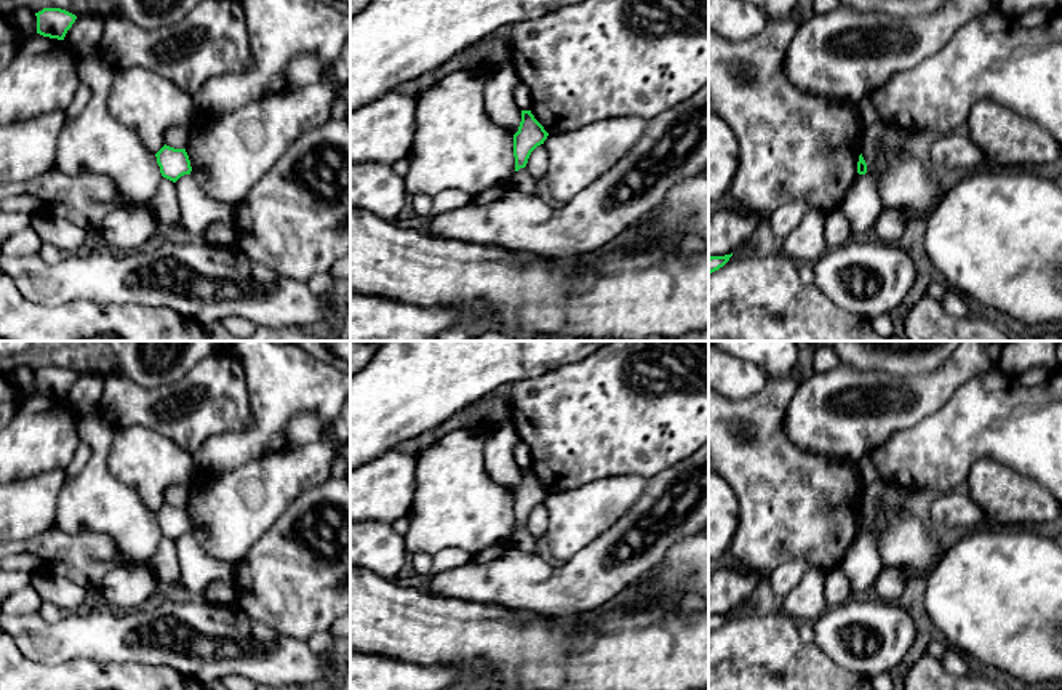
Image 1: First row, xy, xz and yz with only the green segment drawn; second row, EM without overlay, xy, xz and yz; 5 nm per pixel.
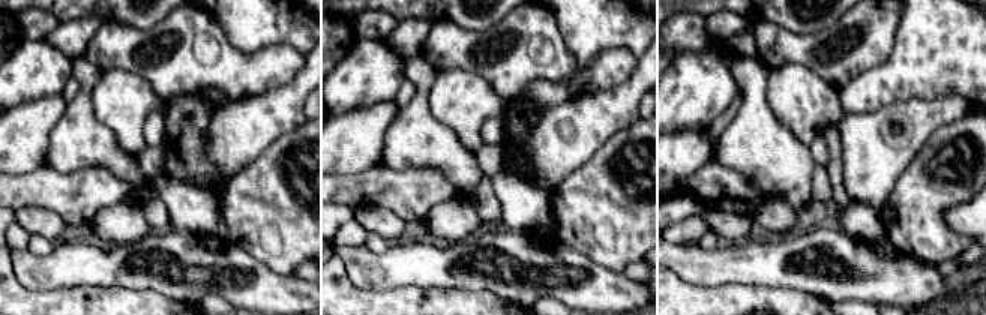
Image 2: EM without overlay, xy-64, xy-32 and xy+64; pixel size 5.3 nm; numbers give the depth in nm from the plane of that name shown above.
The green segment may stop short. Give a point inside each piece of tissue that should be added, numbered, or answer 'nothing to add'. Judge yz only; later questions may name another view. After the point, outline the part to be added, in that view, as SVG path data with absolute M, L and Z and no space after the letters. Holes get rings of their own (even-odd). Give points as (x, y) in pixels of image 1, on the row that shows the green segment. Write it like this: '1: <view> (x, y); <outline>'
nothing to add

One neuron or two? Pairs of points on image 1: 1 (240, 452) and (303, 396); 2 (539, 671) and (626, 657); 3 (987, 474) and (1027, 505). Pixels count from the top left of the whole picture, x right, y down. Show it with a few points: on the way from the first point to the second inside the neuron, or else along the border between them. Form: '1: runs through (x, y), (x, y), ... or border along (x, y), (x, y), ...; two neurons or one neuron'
1: runs through (256, 436), (287, 405); one neuron
2: runs through (560, 661), (594, 661), (605, 657); one neuron
3: runs through (997, 484), (1011, 498), (1018, 500); one neuron

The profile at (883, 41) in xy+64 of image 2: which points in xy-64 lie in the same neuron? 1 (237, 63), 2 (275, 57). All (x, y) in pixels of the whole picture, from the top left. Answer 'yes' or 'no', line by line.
1: yes
2: yes

